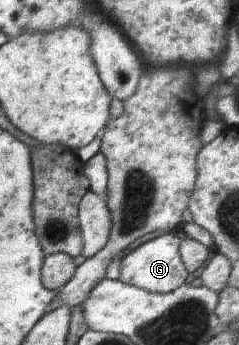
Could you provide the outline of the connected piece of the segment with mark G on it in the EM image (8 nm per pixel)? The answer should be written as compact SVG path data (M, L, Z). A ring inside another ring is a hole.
M162 233L156 234L136 250L132 250L121 258L119 281L124 284L137 286L146 292L168 294L174 292L179 286L182 286L188 278L189 272L182 262L178 247L180 238L174 234Z

